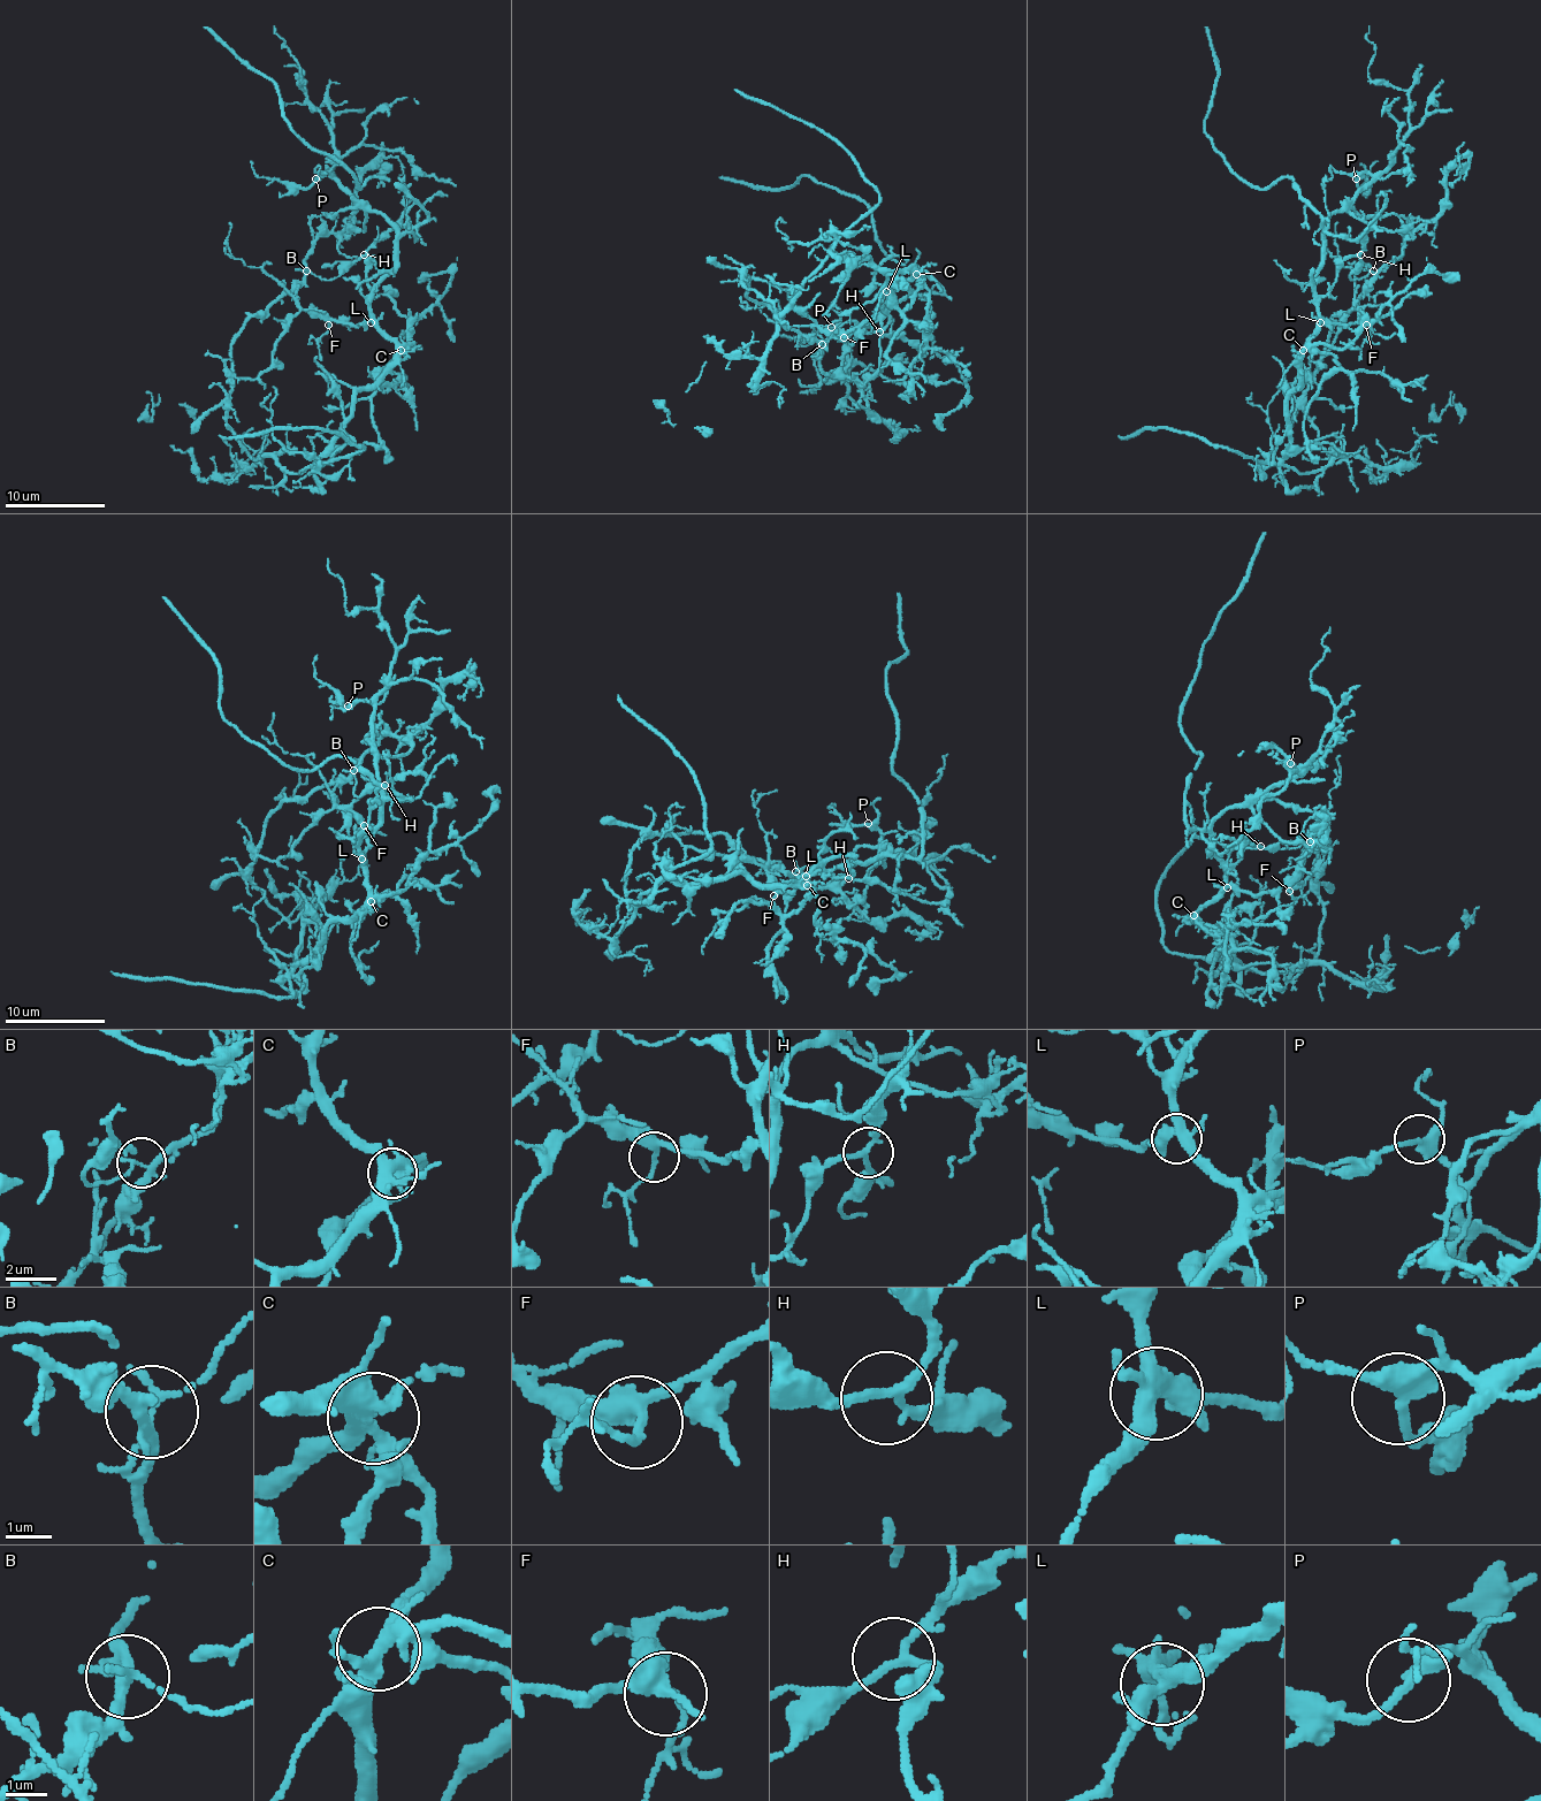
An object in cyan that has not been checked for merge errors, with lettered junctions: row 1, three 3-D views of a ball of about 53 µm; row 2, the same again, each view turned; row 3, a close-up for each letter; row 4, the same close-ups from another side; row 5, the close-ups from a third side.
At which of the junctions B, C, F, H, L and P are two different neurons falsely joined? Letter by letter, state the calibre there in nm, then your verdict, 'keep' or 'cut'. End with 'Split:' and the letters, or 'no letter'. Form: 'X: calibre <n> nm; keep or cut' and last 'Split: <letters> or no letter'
B: calibre 200 nm; cut
C: calibre 360 nm; keep
F: calibre 240 nm; keep
H: calibre 180 nm; keep
L: calibre 400 nm; keep
P: calibre 300 nm; keep
Split: B

